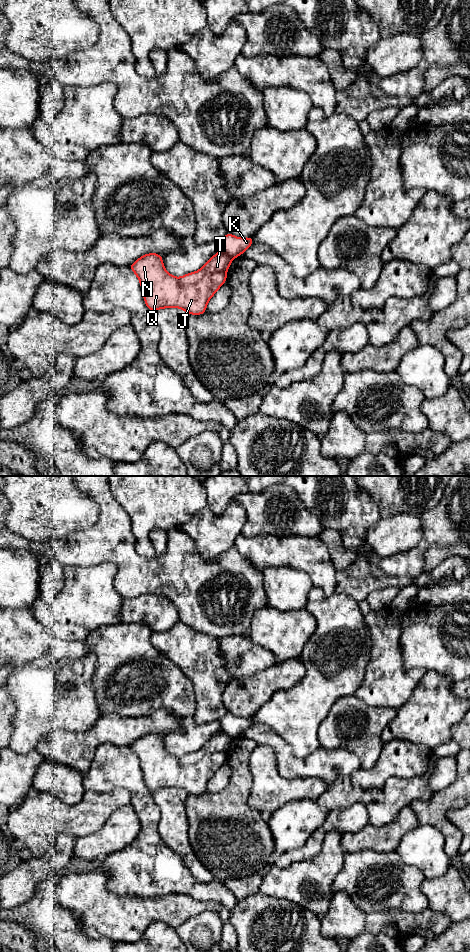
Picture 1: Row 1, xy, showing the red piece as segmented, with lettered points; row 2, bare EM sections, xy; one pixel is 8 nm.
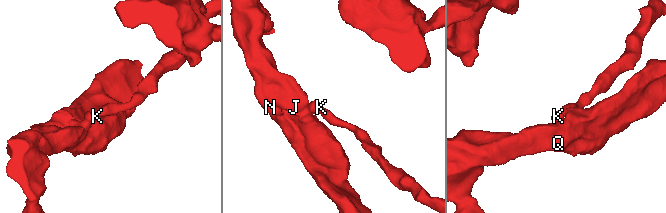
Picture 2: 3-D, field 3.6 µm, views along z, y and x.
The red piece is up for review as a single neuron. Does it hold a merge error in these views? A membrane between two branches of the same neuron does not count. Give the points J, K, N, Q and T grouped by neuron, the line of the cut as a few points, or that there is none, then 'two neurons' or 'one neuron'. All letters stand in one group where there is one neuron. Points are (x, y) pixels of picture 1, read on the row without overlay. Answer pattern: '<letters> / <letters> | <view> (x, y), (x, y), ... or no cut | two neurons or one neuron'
J N Q T / K | xy (221, 729), (232, 738) | two neurons

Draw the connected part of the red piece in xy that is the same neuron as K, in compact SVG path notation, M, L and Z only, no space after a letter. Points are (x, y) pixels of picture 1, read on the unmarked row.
M227 712L220 720L221 730L232 738L241 736L253 724L253 716L247 718L236 717Z

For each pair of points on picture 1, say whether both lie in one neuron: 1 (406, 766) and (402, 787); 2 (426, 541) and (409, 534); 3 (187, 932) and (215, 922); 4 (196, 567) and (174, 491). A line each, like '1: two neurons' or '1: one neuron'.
1: two neurons
2: two neurons
3: one neuron
4: two neurons

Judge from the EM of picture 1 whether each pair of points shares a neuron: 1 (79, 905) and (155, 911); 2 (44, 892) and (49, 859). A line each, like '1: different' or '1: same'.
1: same
2: different

